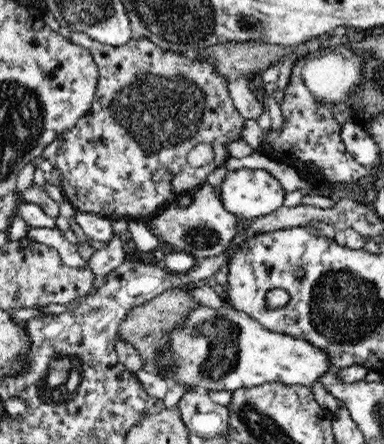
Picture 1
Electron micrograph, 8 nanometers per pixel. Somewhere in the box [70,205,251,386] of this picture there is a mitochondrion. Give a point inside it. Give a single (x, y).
(200, 237)

